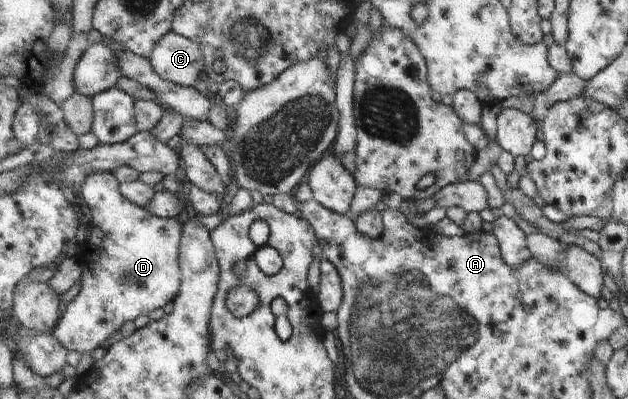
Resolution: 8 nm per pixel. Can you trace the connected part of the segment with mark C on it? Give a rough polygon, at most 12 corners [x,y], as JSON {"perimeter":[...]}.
{"perimeter":[[174,31],[149,60],[160,77],[187,88],[205,77],[201,45]]}

